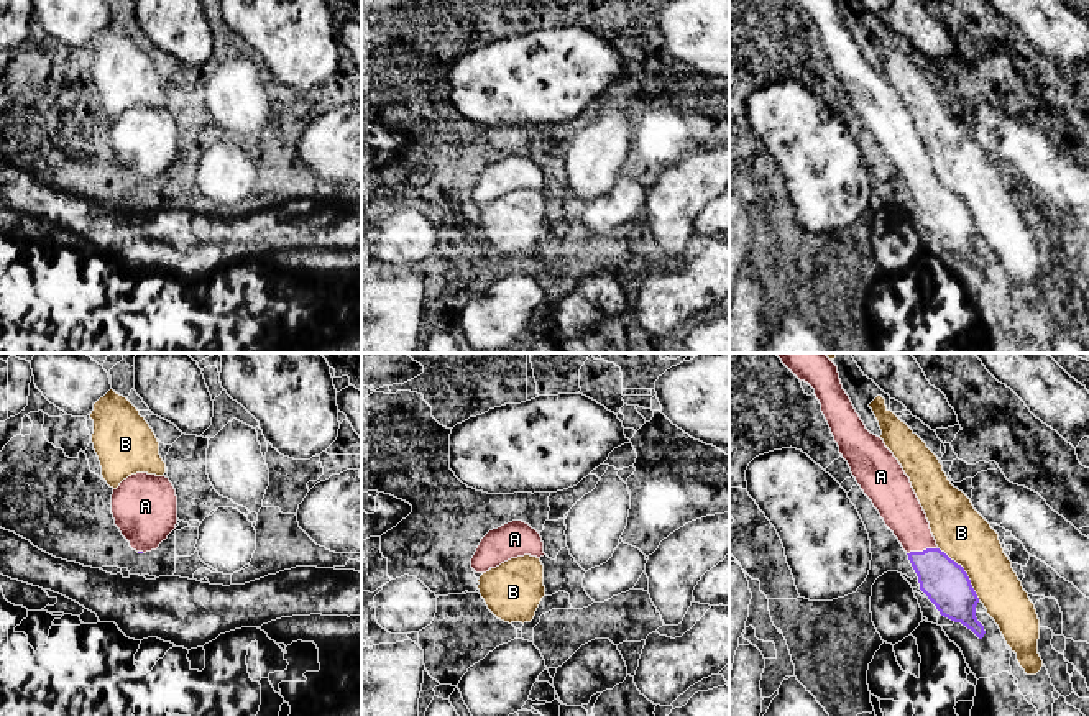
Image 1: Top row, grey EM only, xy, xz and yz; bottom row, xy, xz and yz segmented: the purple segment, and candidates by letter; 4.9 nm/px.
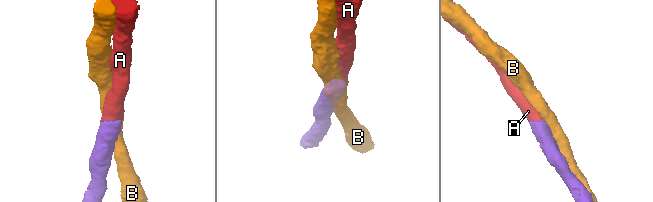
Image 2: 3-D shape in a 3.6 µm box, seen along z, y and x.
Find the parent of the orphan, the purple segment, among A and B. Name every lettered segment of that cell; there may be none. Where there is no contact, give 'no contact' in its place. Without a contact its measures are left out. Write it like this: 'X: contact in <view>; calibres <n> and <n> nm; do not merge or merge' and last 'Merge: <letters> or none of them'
A: contact in yz; calibres 220 and 200 nm; merge
B: contact in yz; calibres 220 and 260 nm; do not merge
Merge: A

